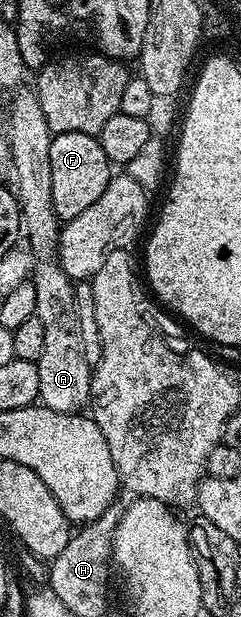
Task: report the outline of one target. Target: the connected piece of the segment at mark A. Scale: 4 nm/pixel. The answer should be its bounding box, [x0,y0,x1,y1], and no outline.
[33,260,93,414]

